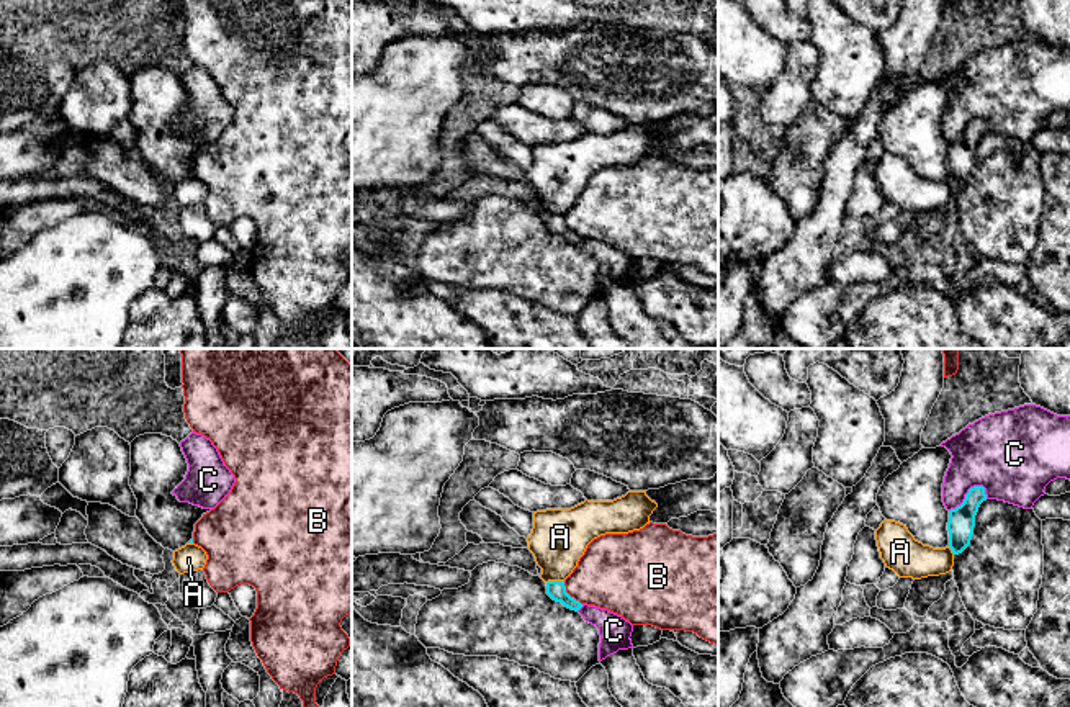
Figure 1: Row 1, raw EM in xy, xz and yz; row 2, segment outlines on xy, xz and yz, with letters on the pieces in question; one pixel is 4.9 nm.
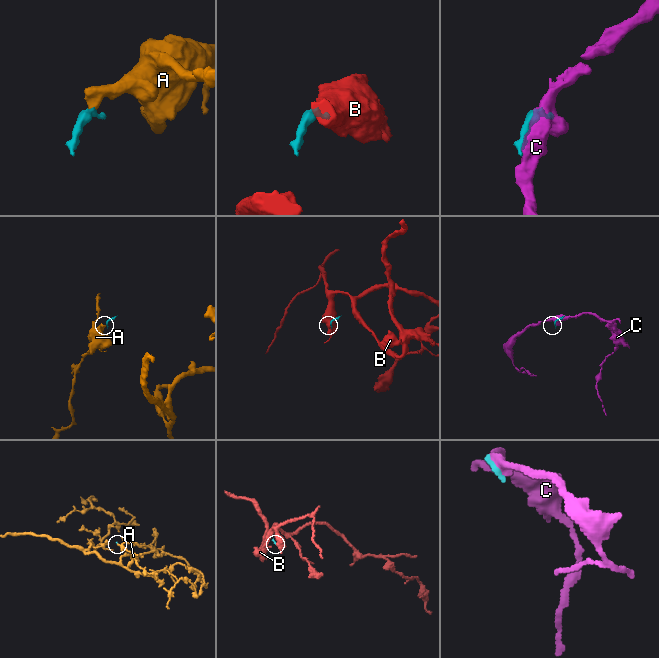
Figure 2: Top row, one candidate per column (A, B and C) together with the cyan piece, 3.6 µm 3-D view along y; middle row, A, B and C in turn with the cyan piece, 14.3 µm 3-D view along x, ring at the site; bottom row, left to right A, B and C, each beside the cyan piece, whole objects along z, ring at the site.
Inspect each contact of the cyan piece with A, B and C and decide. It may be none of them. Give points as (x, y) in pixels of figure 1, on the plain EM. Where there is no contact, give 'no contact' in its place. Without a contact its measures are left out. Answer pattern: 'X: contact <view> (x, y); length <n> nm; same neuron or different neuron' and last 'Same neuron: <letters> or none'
A: contact xz (555, 215); length 90 nm; different neuron
B: contact xz (568, 228); length 150 nm; different neuron
C: contact yz (966, 128); length 220 nm; different neuron
Same neuron: none

